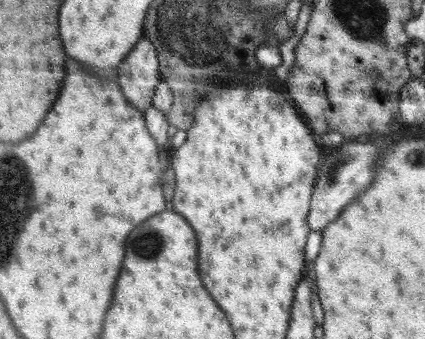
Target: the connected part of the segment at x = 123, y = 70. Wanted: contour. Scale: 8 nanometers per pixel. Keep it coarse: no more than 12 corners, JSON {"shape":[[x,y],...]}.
{"shape":[[143,31],[117,70],[126,100],[143,114],[161,80]]}

